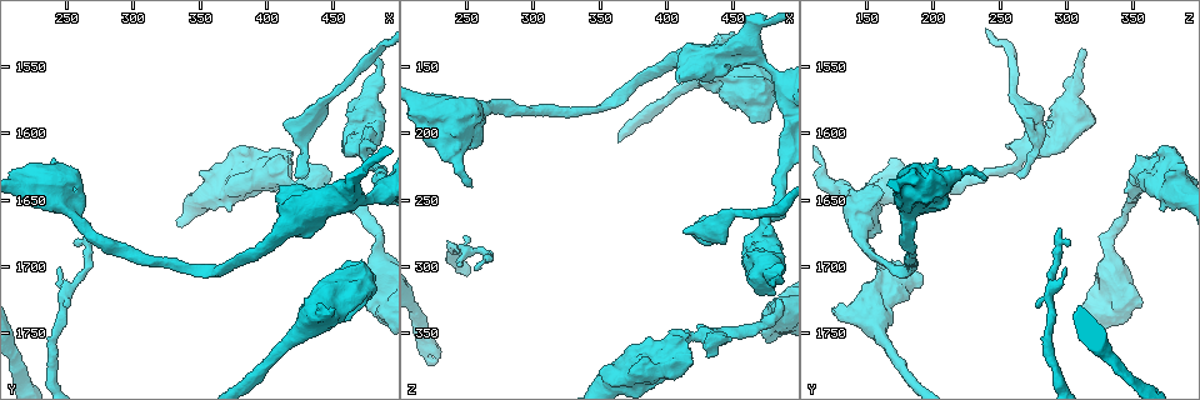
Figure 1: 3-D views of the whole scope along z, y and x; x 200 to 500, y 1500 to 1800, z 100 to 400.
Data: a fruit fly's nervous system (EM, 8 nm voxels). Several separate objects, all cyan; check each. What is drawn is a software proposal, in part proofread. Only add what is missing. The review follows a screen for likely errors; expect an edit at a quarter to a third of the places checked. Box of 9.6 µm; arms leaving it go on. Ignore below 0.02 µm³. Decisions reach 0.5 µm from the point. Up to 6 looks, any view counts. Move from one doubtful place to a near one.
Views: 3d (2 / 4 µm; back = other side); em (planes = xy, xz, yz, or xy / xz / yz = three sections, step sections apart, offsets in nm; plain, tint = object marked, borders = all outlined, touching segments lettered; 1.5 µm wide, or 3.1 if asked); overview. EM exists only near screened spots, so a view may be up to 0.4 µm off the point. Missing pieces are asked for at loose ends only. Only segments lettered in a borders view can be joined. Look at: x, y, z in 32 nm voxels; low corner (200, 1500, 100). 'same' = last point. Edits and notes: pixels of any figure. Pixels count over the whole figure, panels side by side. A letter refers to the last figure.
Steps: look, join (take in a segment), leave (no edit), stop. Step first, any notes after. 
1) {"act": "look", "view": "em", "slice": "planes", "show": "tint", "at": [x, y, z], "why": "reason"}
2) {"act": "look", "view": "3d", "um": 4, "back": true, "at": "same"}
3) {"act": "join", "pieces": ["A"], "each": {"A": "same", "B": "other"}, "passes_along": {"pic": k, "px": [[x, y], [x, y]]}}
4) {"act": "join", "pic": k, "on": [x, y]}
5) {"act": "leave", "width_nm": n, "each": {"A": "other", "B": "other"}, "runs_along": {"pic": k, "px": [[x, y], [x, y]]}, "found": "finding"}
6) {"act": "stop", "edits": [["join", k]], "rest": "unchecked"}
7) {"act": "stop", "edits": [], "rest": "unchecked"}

{"act": "look", "view": "3d", "um": 4, "at": [448, 1730, 124], "why": "free end"}

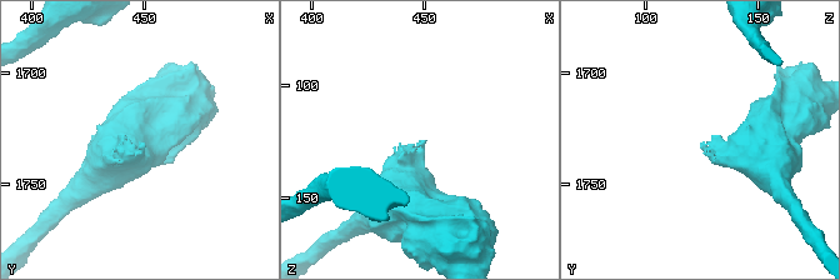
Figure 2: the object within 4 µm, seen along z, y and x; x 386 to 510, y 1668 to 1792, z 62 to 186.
{"act": "look", "view": "em", "slice": "planes", "show": "borders", "at": [450, 1732, 126], "why": "shape alone is not enough"}

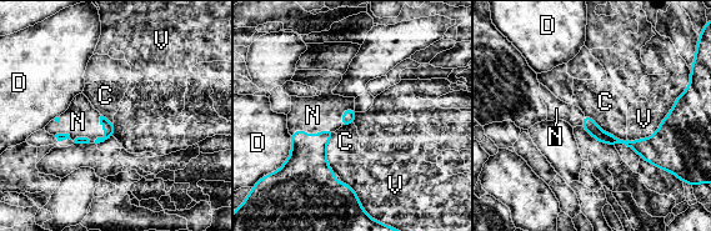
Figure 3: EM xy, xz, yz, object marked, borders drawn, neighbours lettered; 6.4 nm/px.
{"act": "join", "pieces": ["N"], "longest_contact_nm": ["V", 420], "each": {"C": "other", "D": "other", "N": "same", "V": "other"}, "found": "it goes on there"}

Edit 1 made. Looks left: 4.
{"act": "look", "view": "3d", "um": 2, "at": [430, 1632, 262], "why": "free end"}

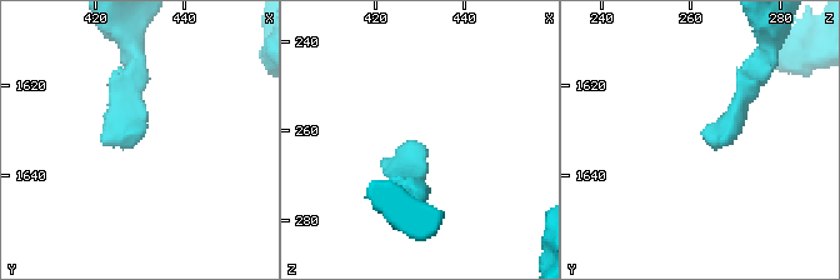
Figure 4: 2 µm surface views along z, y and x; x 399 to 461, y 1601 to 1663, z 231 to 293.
{"act": "look", "view": "em", "slice": "xz", "step": 8, "show": "tint", "at": [431, 1631, 262]}

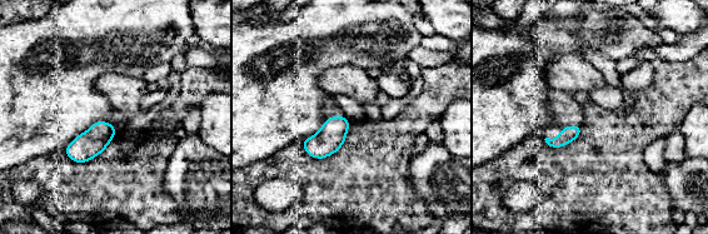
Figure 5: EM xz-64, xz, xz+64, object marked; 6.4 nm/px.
{"act": "look", "view": "em", "slice": "yz", "step": 4, "show": "borders", "at": "same", "why": "another direction"}

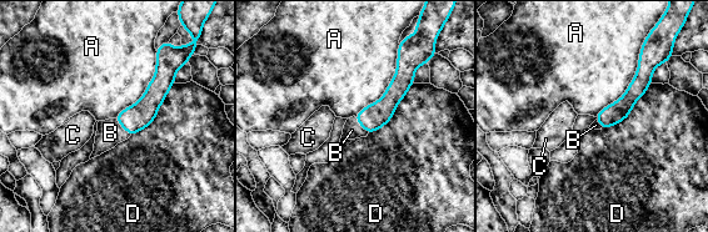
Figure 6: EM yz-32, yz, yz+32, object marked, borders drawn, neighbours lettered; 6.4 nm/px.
{"act": "join", "pieces": ["B"], "longest_contact_nm": ["A", 550], "each": {"A": "other", "B": "same", "C": "other", "D": "other"}, "passes_along": {"pic": 6, "px": [[134, 119], [121, 125], [110, 132]]}, "found": "it goes on there"}

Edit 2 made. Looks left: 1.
{"act": "stop", "edits": [["join", 3], ["join", 6]], "rest": "unchecked"}

